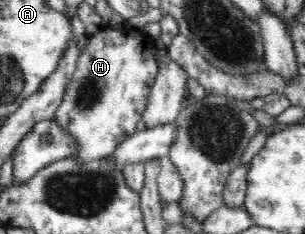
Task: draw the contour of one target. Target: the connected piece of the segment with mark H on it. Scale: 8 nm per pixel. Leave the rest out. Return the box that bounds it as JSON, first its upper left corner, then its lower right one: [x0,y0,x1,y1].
[55,22,159,163]

